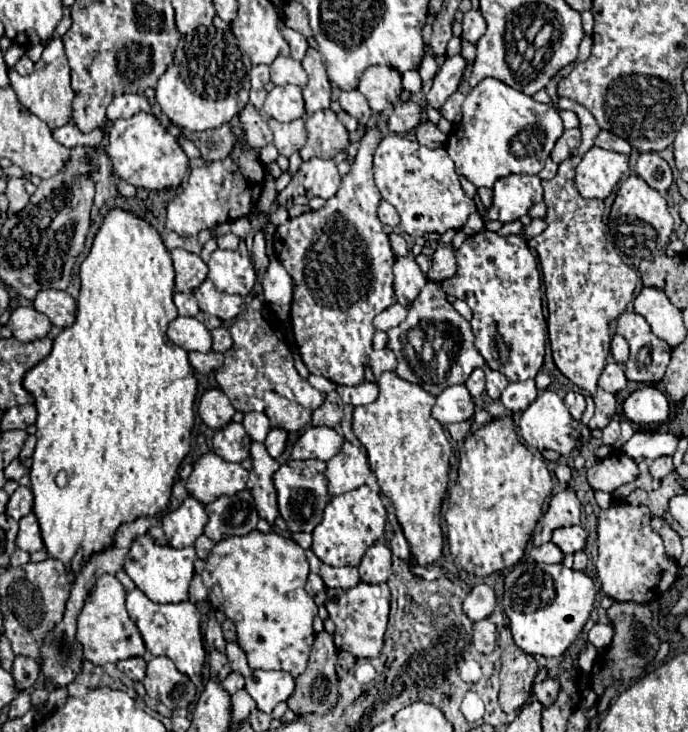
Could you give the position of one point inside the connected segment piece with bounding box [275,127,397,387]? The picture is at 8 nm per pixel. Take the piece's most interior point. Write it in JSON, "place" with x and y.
{"place":[340,261]}

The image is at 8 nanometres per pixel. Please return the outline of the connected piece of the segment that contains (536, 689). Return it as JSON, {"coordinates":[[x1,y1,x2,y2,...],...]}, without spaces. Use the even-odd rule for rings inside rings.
{"coordinates":[[545,679,545,681,533,685,533,695,535,695,537,701,543,703,545,707,549,707,549,705,555,703,557,693,559,693,559,683,557,683,555,679]]}

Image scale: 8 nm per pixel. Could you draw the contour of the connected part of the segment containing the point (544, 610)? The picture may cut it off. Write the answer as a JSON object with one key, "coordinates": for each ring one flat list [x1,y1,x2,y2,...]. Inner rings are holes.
{"coordinates":[[521,561,505,575,505,595,503,595,503,609,509,617,509,629,517,647,521,647,529,655,543,655,543,657,559,657,563,651,577,639,581,629,585,627,587,619,591,617,593,603,595,603,595,583,581,571,573,571,559,565,545,565,535,561]]}

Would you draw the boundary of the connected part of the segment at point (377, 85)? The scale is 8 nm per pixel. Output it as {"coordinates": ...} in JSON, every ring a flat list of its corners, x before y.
{"coordinates":[[385,65,367,67,361,75,359,91,367,97,373,113,383,113,393,107,393,103,399,99,403,91,401,75,393,67]]}

